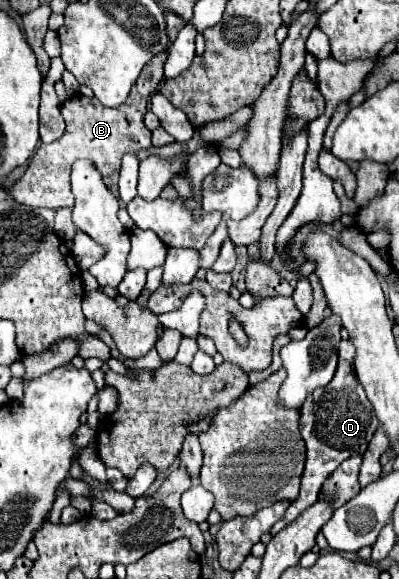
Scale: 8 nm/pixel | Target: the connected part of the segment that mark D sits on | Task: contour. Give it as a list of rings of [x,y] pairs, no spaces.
[[[341,341],[339,345],[339,365],[337,373],[331,379],[331,383],[315,393],[311,393],[313,405],[311,405],[311,417],[309,417],[309,405],[303,403],[301,407],[301,419],[299,419],[299,429],[301,435],[307,443],[307,463],[305,471],[301,477],[301,493],[299,497],[289,505],[285,513],[285,521],[291,523],[295,521],[301,511],[311,507],[317,501],[317,495],[323,487],[323,481],[351,455],[361,455],[373,433],[377,431],[377,417],[373,413],[373,407],[363,391],[363,387],[355,379],[355,369],[353,369],[353,359],[355,359],[355,347],[351,341]]]

